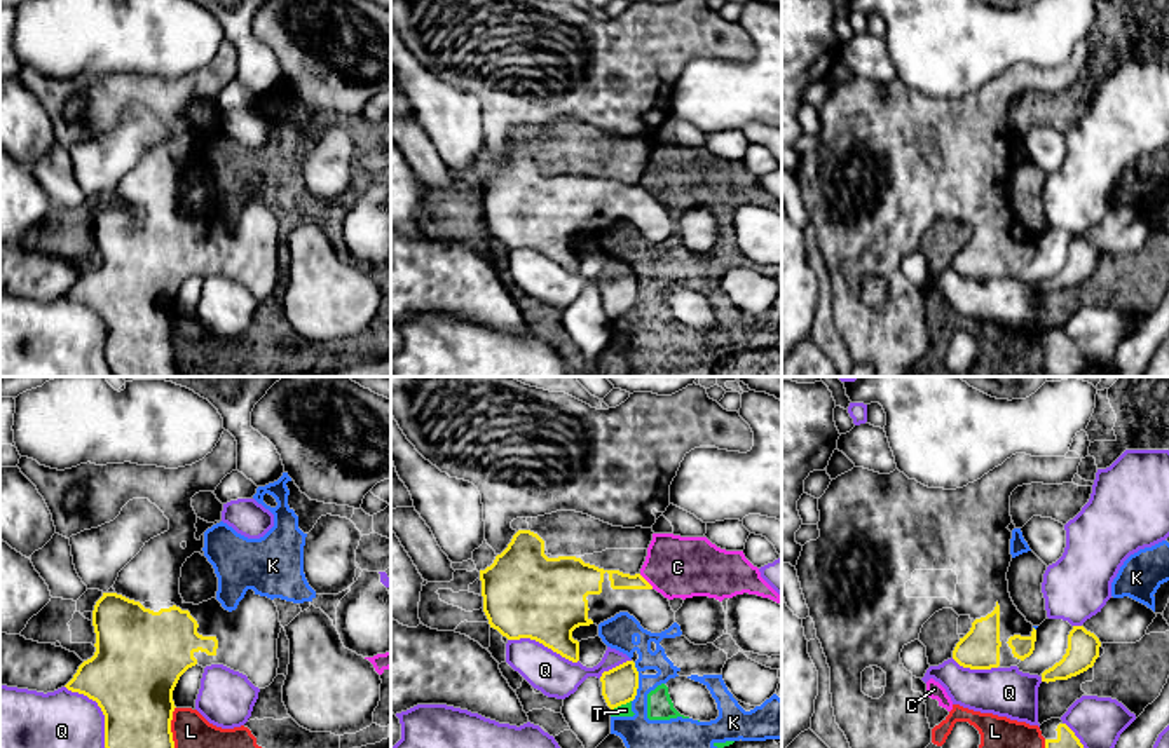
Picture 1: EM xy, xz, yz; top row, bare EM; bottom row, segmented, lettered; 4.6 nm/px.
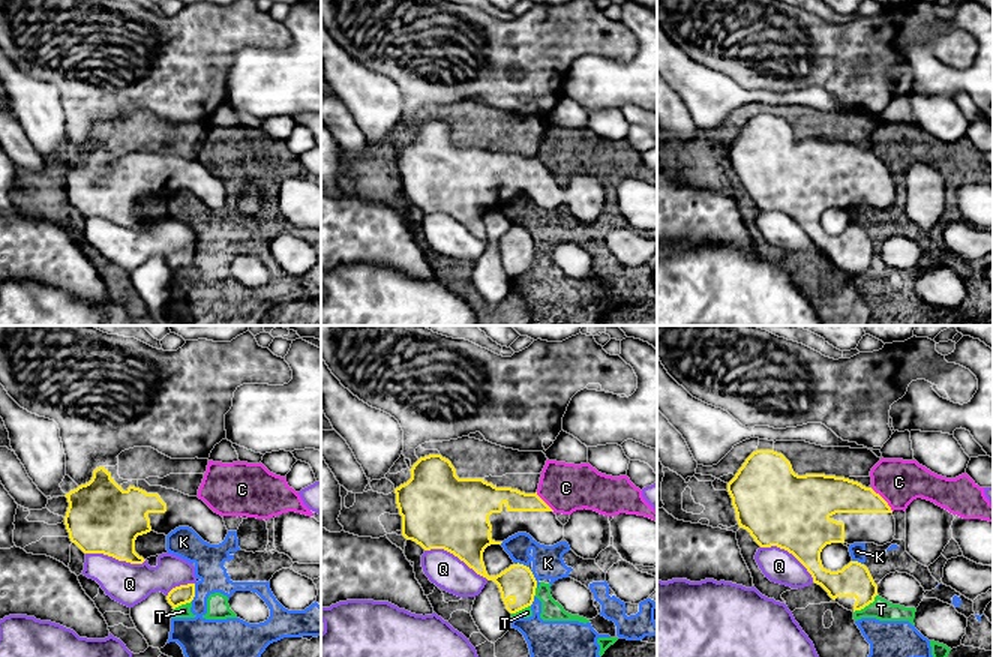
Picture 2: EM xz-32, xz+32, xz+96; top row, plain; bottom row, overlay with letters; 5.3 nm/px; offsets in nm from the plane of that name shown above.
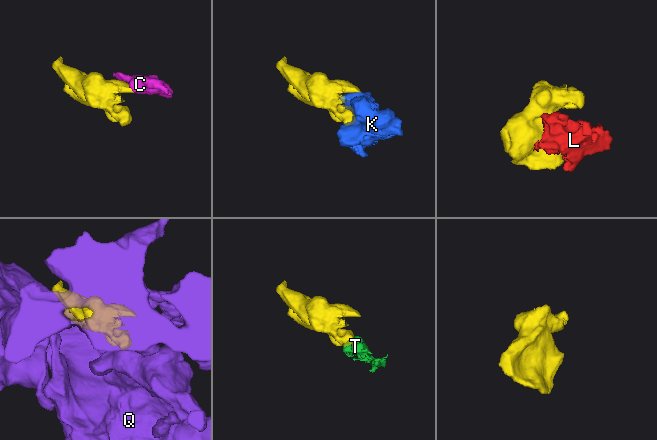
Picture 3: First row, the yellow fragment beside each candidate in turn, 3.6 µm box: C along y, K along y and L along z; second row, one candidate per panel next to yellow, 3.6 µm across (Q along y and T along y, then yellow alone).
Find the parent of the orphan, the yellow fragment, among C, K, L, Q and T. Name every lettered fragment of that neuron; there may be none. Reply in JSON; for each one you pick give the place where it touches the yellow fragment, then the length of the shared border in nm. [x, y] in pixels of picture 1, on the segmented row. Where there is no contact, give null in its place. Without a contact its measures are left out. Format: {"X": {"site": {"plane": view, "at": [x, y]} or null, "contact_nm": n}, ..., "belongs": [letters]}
{"belongs": []}

